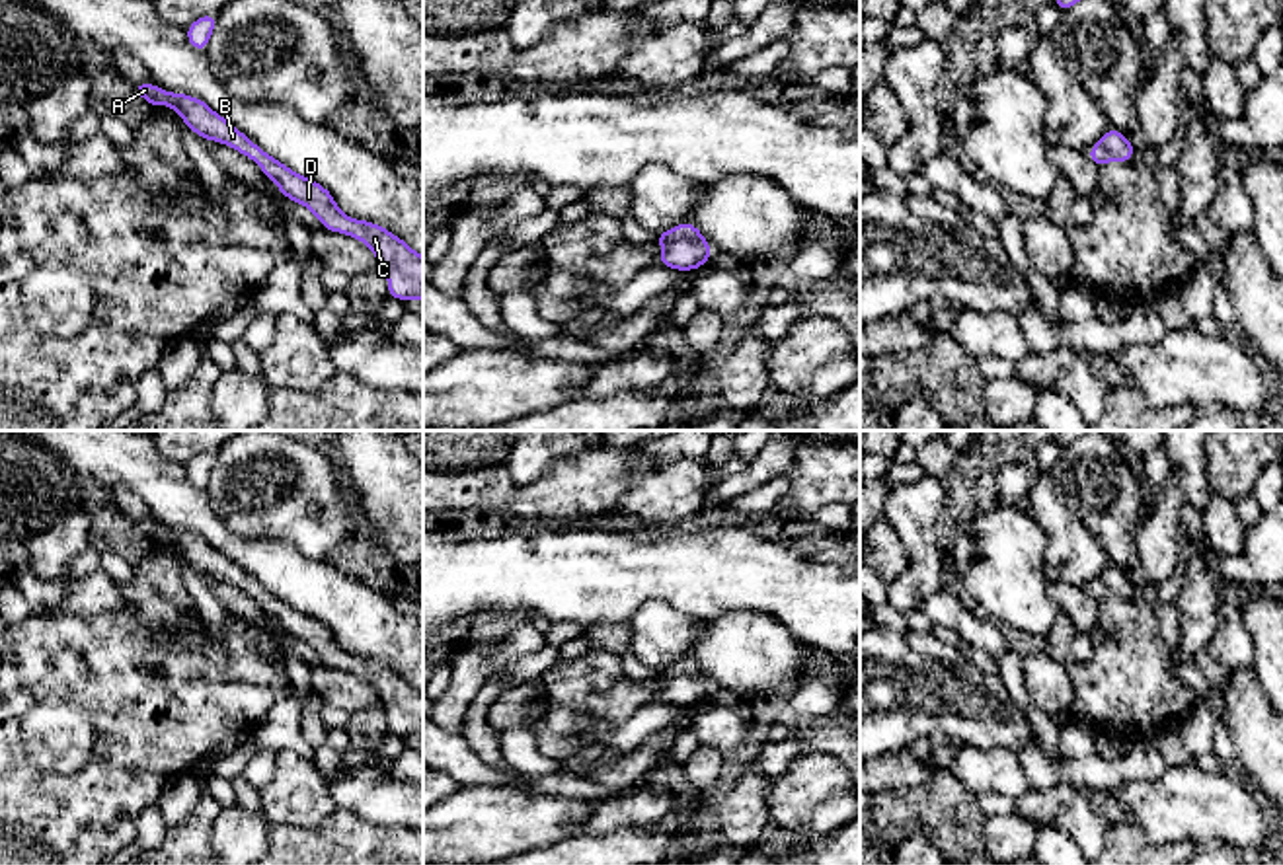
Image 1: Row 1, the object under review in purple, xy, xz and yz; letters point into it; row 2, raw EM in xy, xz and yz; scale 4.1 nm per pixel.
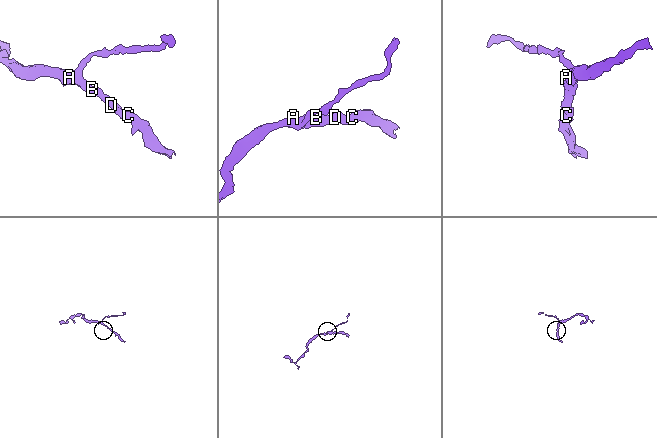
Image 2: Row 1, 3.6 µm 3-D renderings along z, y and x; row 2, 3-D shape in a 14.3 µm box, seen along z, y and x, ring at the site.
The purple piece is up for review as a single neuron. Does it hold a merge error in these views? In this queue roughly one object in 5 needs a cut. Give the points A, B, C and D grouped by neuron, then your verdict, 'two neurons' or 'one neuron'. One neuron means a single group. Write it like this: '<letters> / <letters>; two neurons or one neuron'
A B C D; one neuron

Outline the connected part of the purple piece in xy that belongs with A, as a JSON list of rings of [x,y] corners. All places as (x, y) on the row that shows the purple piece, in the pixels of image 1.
[[[133,84],[133,94],[142,95],[154,109],[168,103],[205,140],[218,140],[250,156],[289,201],[310,208],[320,218],[322,228],[365,242],[388,275],[388,298],[423,300],[423,257],[398,236],[374,222],[345,216],[328,189],[265,154],[203,99],[174,92],[166,94],[156,84]]]

